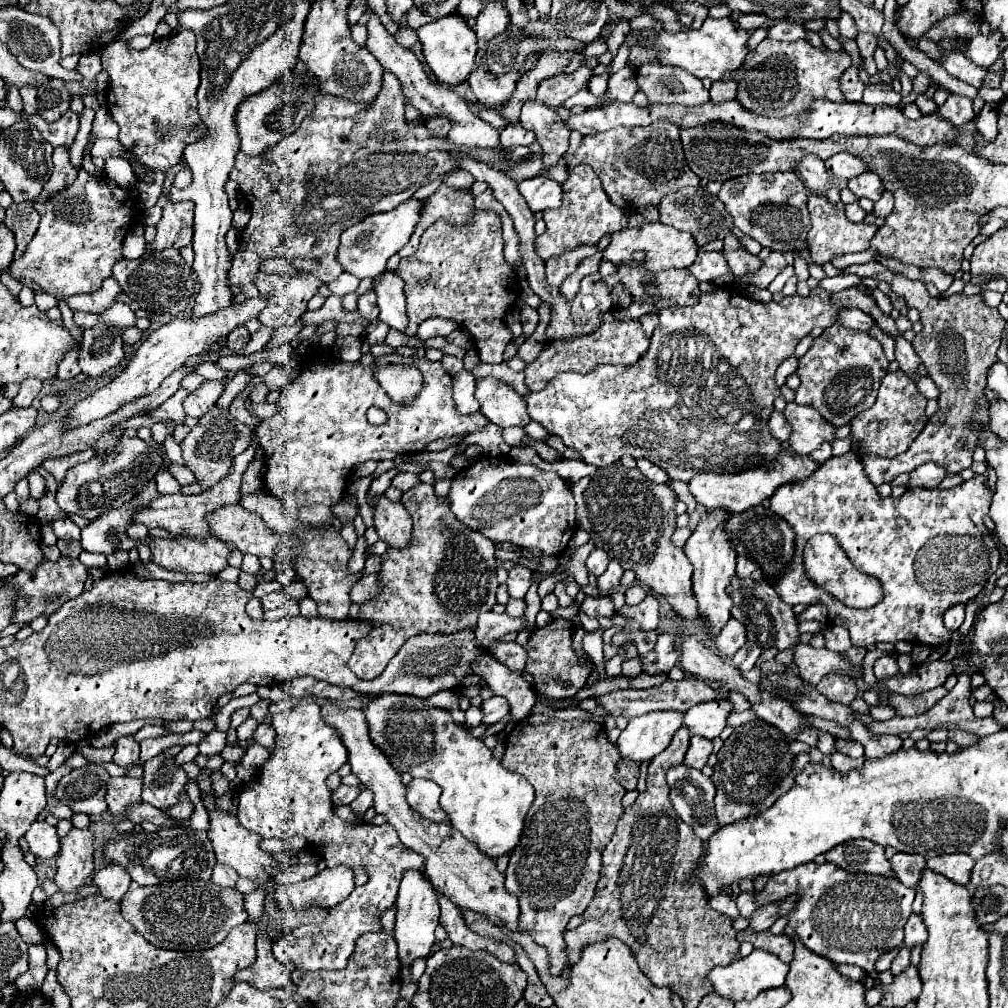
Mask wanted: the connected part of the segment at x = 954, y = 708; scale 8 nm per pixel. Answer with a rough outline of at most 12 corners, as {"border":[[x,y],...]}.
{"border":[[969,671],[927,713],[871,723],[875,733],[967,729],[977,737],[999,731],[993,717],[969,707]]}

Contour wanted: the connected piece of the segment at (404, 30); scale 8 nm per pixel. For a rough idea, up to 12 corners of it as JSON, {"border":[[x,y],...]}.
{"border":[[409,27],[395,33],[395,41],[411,49],[417,43],[417,33]]}

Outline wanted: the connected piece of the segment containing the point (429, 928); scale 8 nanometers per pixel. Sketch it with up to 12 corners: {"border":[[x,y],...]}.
{"border":[[423,873],[403,875],[393,937],[401,967],[429,955],[439,903]]}

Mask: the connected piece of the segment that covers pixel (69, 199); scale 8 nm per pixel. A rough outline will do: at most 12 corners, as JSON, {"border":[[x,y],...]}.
{"border":[[79,169],[7,273],[55,299],[101,289],[141,211]]}

